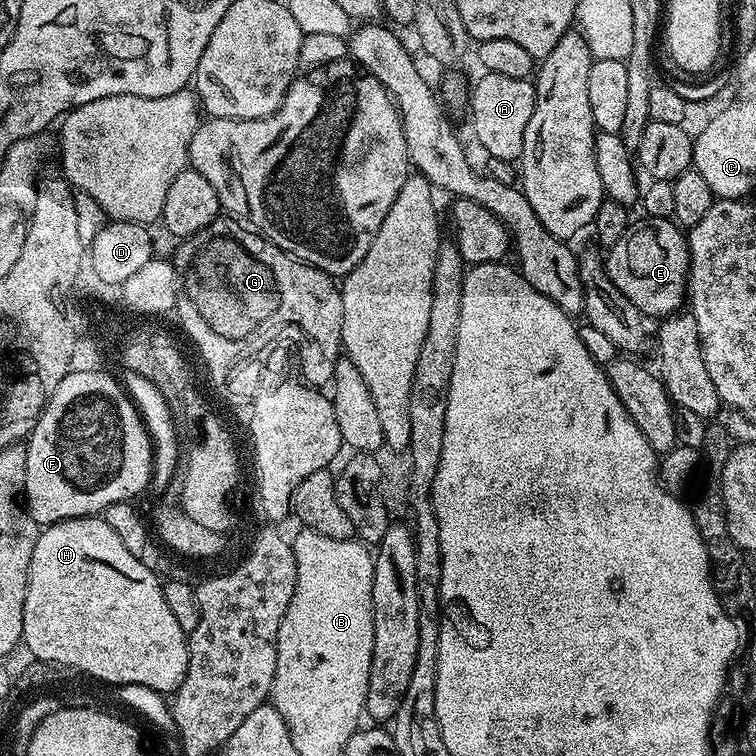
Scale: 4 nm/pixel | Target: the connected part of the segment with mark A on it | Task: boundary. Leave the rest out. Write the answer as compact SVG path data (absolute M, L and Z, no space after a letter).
M484 72L477 84L473 83L468 97L472 112L471 135L488 151L489 157L509 162L519 161L526 126L536 105L536 86L531 79L506 78L502 74Z

